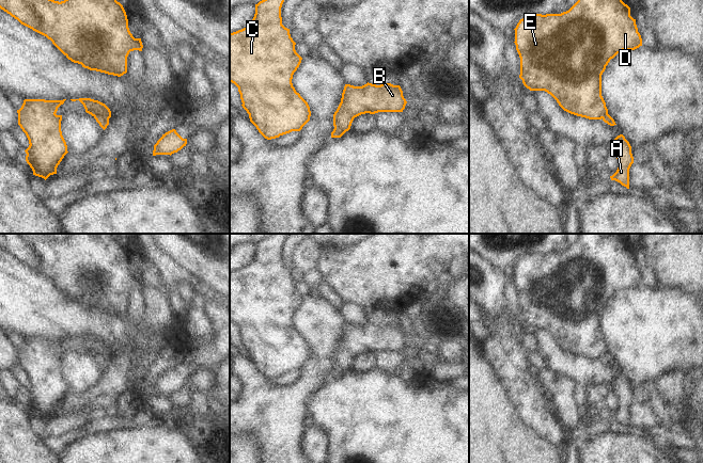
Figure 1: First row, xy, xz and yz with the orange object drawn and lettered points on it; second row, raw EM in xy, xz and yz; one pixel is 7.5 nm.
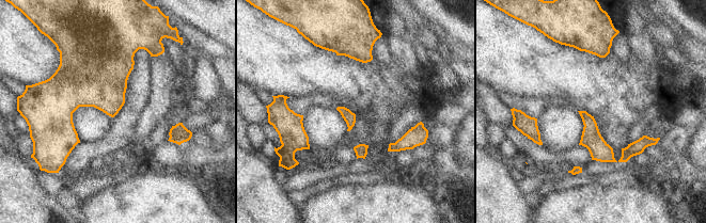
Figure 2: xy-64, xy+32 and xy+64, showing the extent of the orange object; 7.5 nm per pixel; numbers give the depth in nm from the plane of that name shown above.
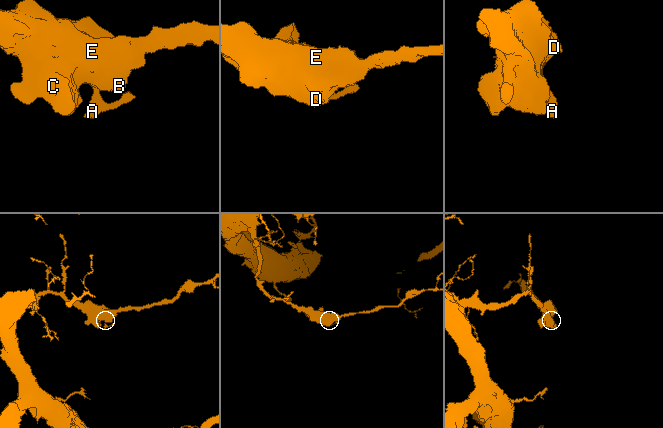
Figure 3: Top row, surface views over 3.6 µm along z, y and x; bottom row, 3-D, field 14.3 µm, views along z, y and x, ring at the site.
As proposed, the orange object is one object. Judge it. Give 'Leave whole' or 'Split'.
Split

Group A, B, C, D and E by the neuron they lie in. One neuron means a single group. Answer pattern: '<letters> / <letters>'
A / B C D E

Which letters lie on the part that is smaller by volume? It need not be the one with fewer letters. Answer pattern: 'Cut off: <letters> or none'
Cut off: A

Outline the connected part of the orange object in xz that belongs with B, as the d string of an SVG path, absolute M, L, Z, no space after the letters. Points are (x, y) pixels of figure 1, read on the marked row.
M366 83L362 86L354 86L345 84L341 102L333 114L334 129L348 131L355 117L370 113L375 114L378 112L403 112L407 101L403 96L403 91L400 85L391 83L382 83L380 85Z

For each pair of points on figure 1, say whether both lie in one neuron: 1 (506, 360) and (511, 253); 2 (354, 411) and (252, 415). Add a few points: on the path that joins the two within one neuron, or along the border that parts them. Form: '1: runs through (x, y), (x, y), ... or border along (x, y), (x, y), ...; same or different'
1: border along (482, 257), (504, 270); different
2: border along (316, 389), (308, 401), (308, 416); different

